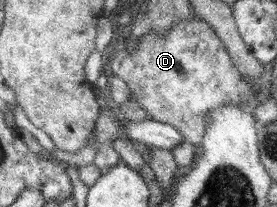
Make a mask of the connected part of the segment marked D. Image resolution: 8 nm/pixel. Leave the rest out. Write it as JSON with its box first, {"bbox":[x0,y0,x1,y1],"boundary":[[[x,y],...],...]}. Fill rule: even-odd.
{"bbox":[107,19,261,146],"boundary":[[[201,19],[171,26],[171,30],[165,36],[147,34],[143,36],[143,40],[139,40],[133,52],[127,52],[120,44],[117,44],[108,54],[107,59],[111,64],[113,75],[120,77],[127,84],[130,94],[136,98],[149,120],[178,128],[185,142],[195,146],[203,140],[203,133],[206,132],[206,118],[213,109],[223,105],[241,105],[245,100],[254,98],[259,100],[261,97],[260,92],[254,91],[255,88],[245,81],[229,60],[225,46],[213,32],[213,27]]]}

